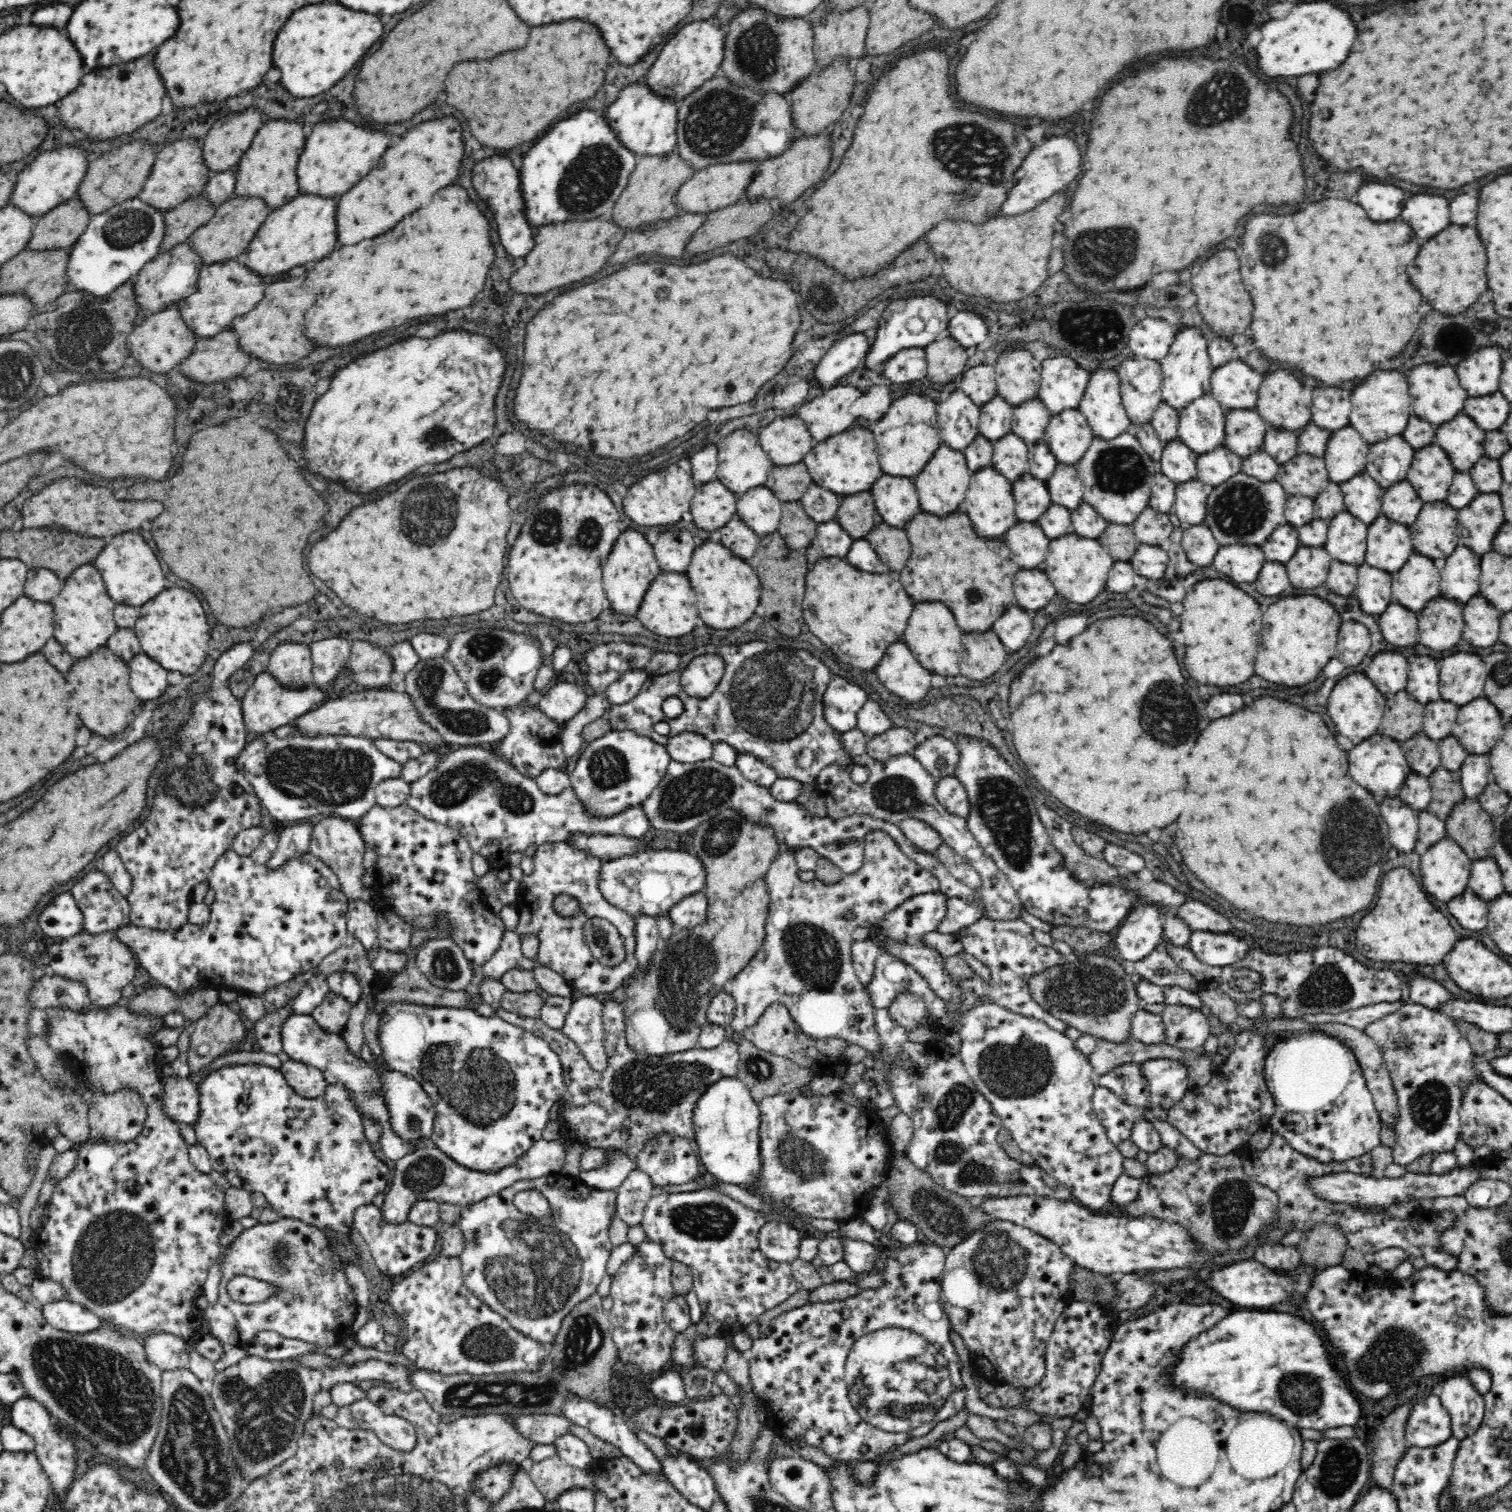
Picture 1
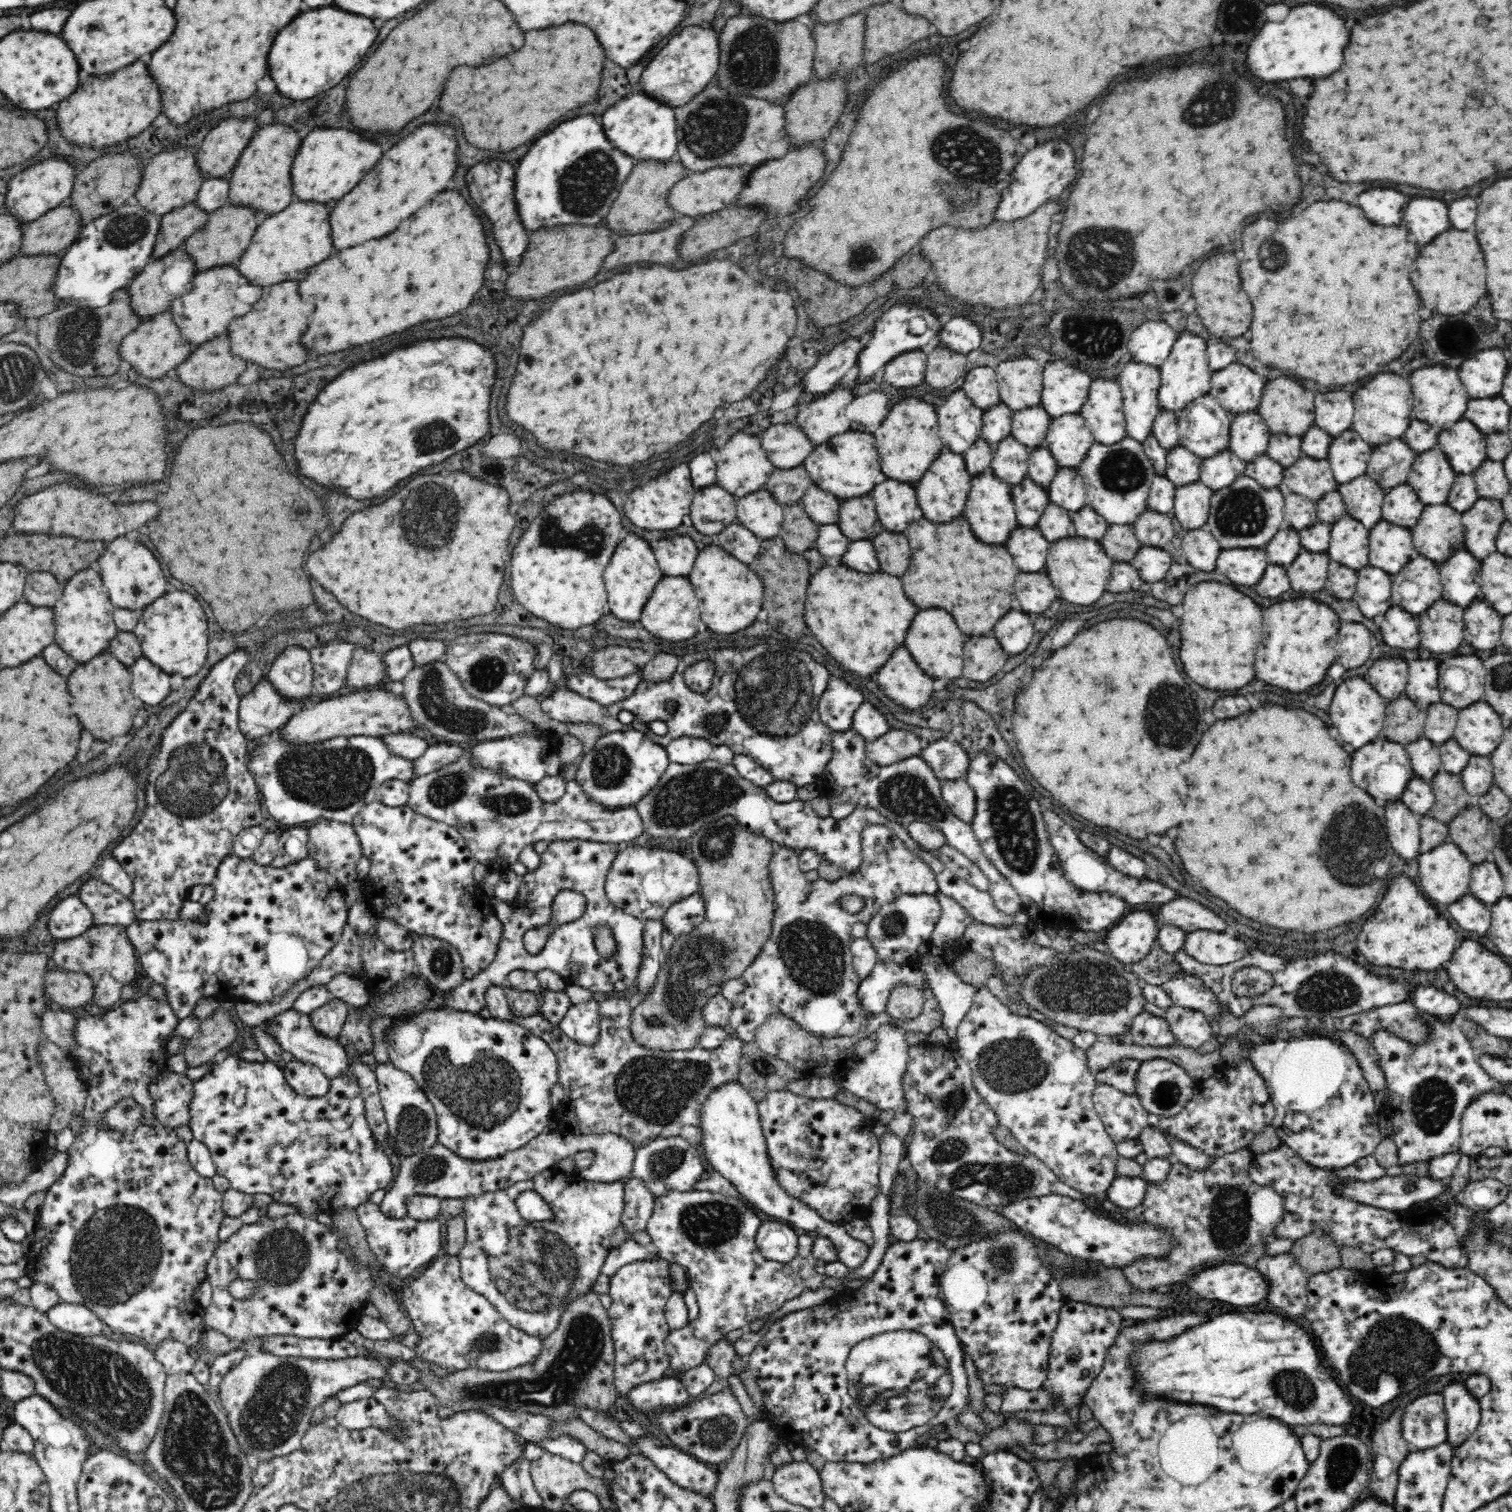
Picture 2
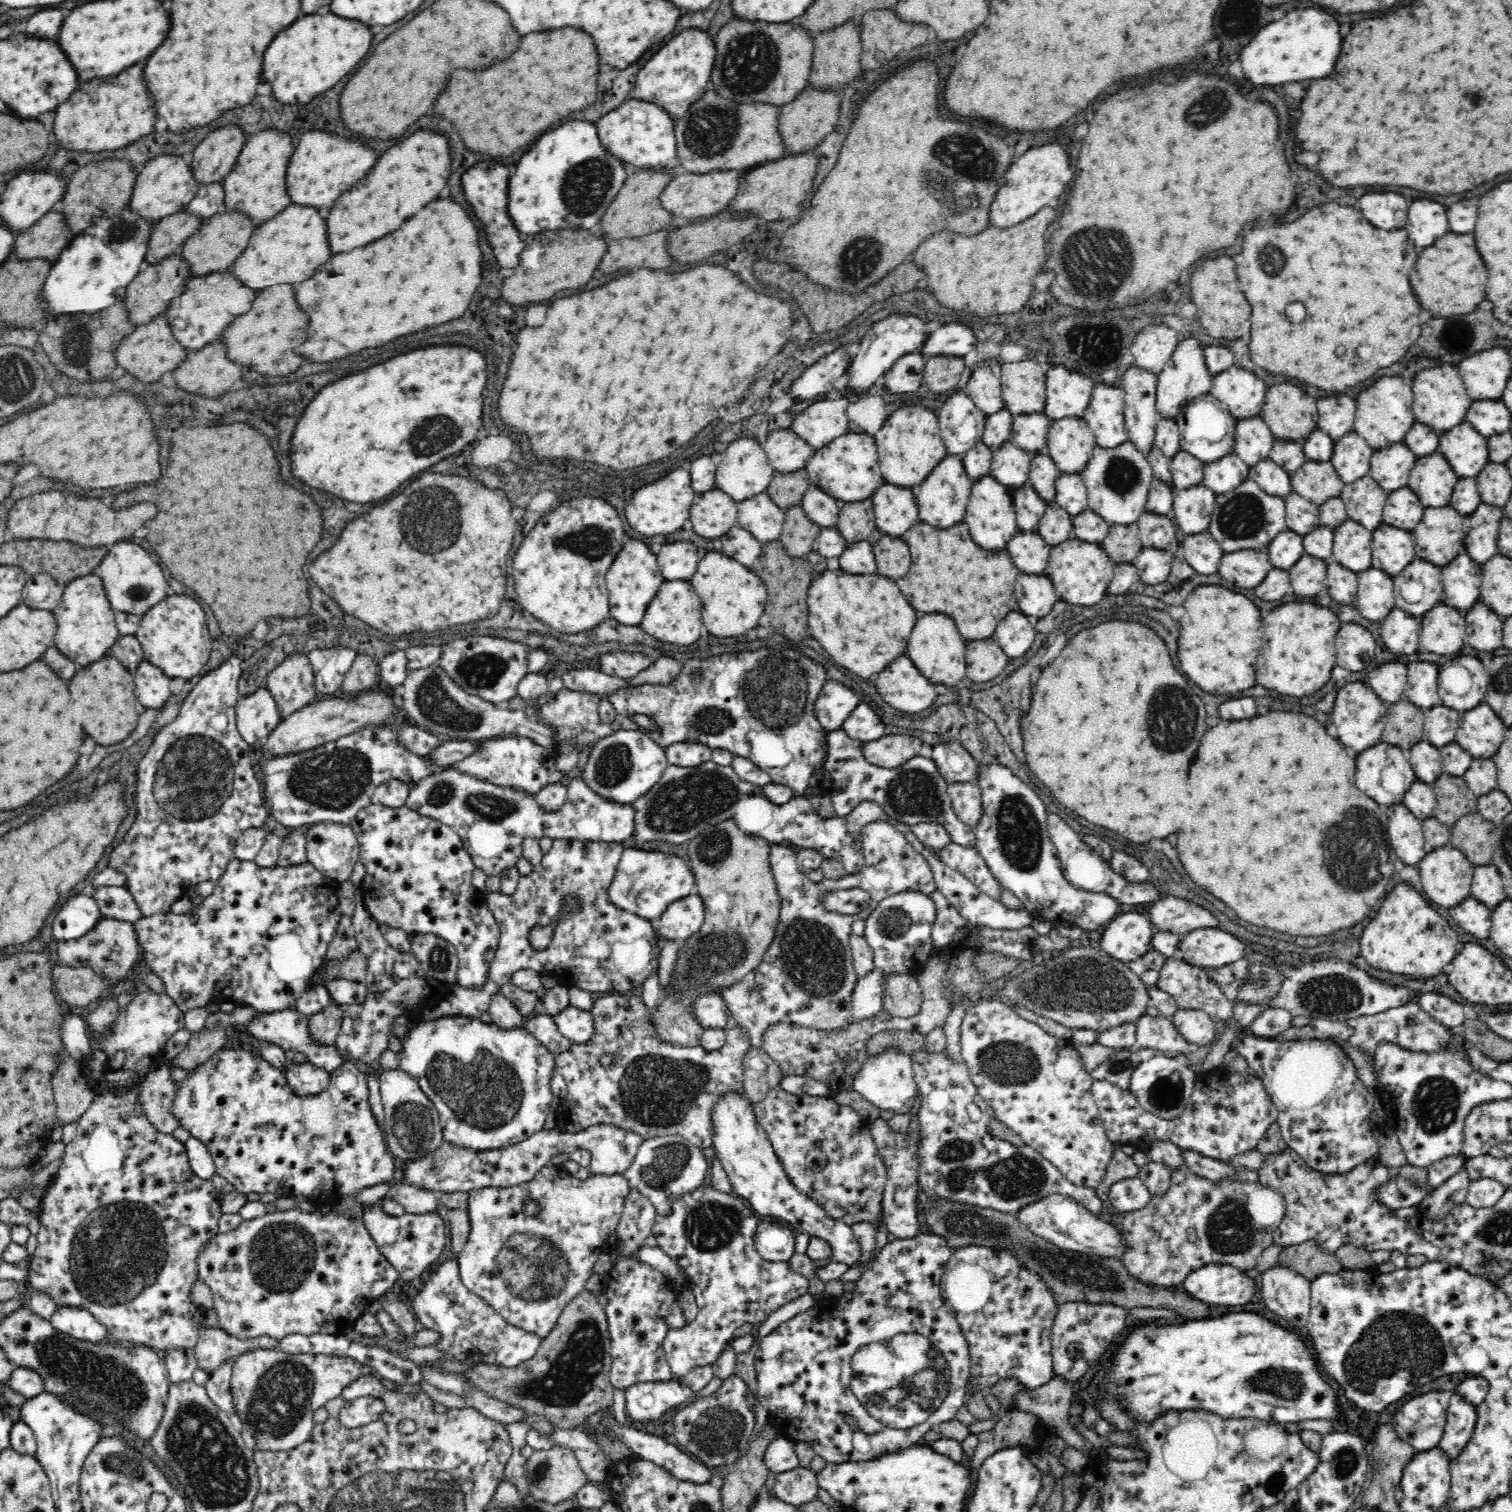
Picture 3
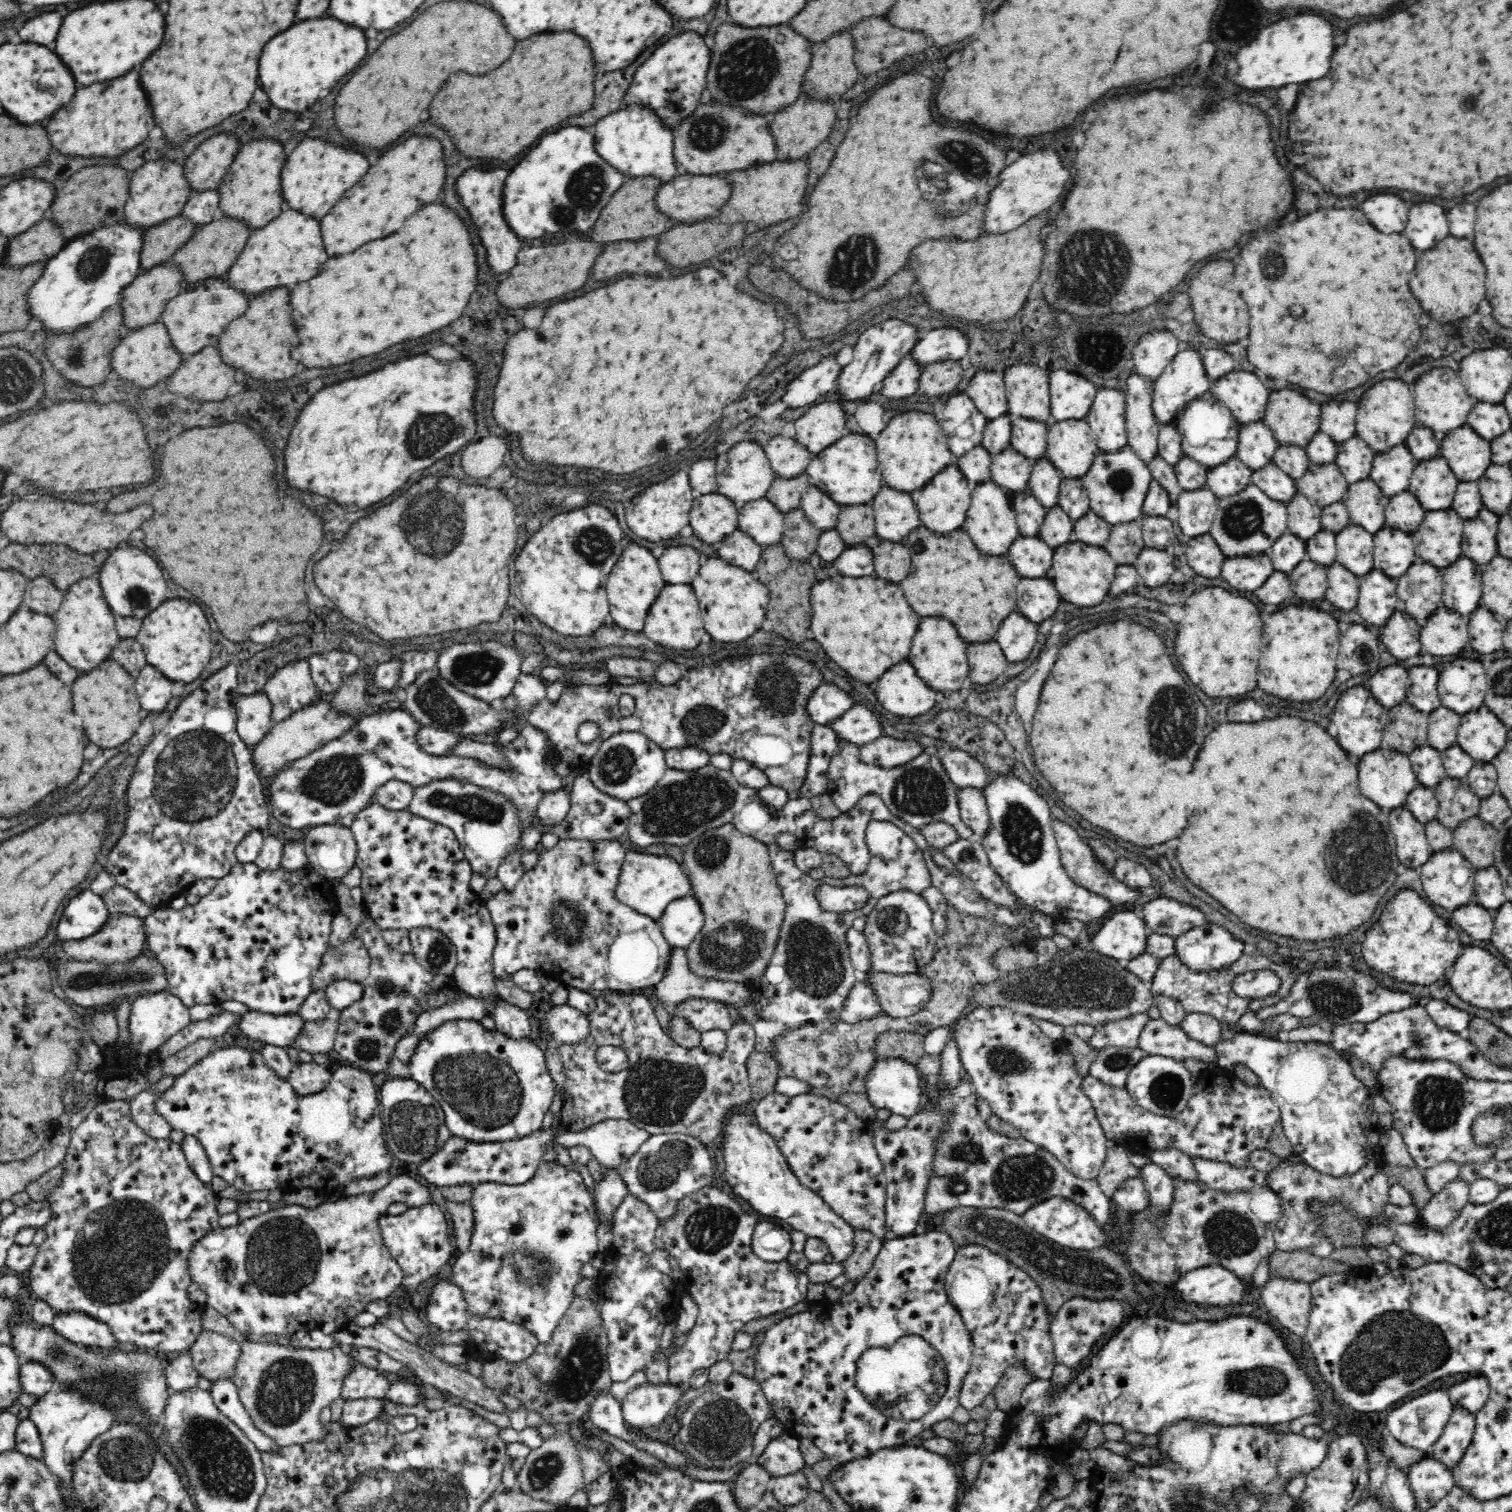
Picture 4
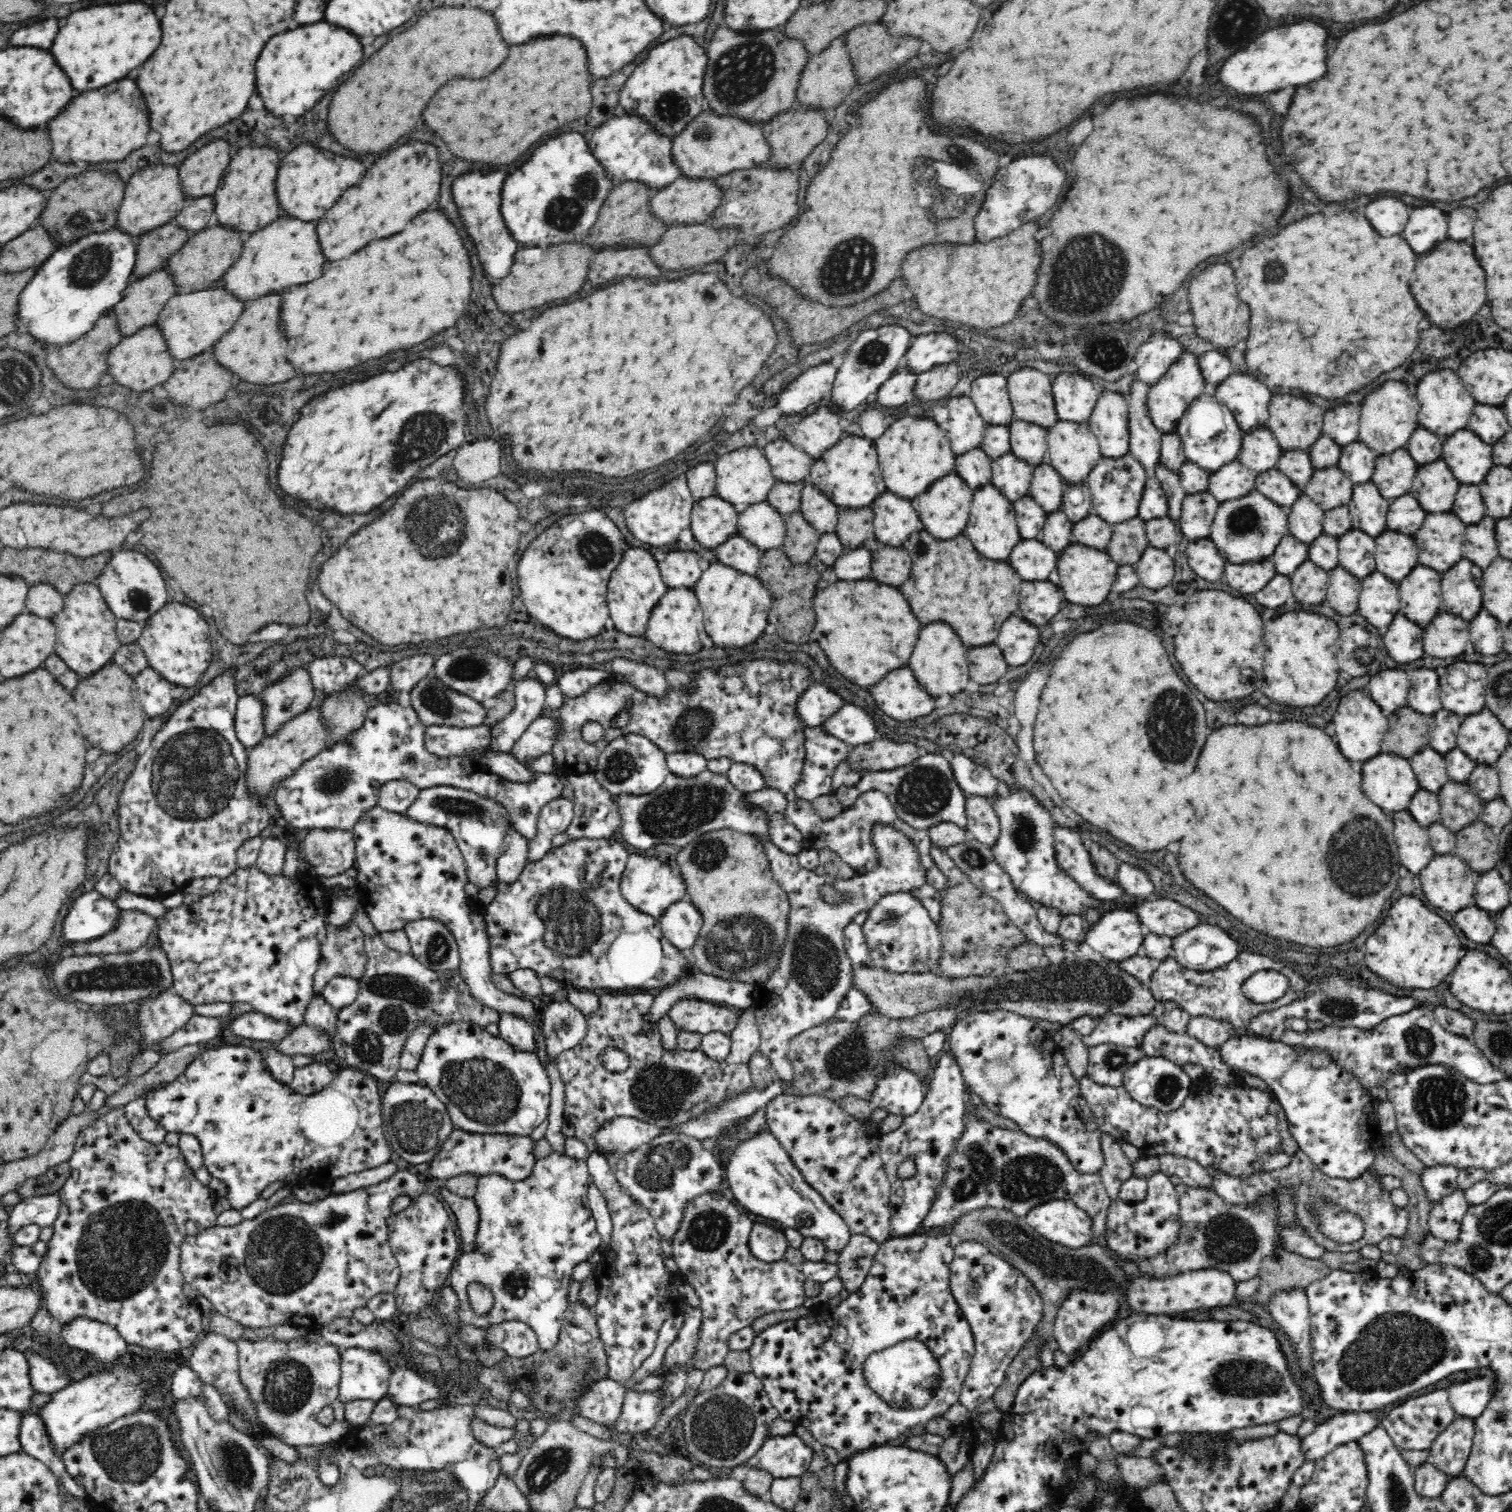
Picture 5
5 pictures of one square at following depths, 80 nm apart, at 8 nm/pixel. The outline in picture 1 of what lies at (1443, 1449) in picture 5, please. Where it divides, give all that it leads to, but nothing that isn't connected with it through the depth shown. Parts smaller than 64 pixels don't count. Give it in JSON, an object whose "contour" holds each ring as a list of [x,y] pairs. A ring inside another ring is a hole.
{"contour":[[[1464,1371],[1453,1372],[1444,1379],[1443,1407],[1451,1418],[1453,1437],[1459,1441],[1472,1437],[1480,1428],[1485,1413],[1485,1403]]]}

